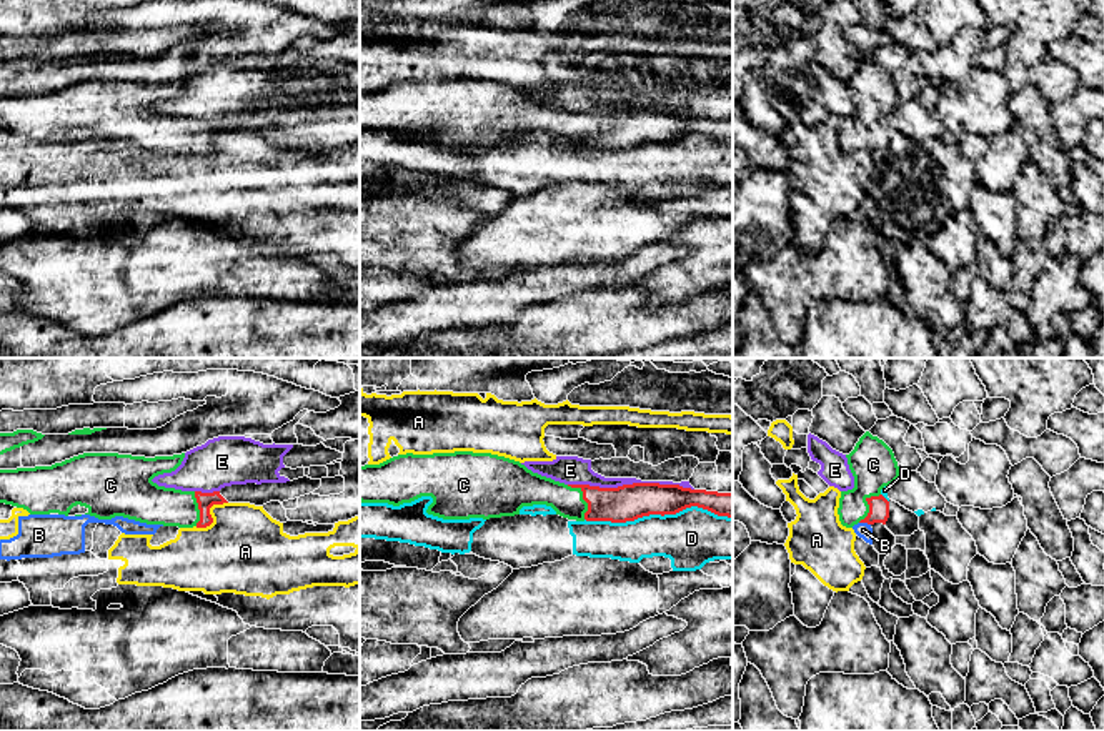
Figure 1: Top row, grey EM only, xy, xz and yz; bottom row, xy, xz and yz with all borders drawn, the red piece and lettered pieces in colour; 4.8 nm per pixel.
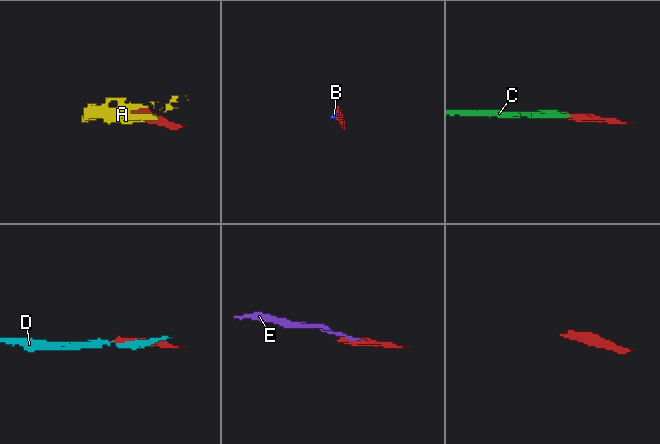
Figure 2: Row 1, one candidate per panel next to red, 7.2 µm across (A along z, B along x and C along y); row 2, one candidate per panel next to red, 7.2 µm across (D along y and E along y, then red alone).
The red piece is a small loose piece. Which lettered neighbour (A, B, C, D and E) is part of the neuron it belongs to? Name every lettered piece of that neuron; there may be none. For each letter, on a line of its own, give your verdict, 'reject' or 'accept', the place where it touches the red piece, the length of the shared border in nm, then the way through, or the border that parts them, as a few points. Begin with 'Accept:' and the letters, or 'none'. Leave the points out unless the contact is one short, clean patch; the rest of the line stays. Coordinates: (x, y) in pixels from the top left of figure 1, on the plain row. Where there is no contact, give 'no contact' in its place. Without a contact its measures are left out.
Accept: C
A: reject; meets red in xy at (210, 142); contact 200 nm long
B: reject; meets red in yz at (865, 149); contact 60 nm long; border along yz (860, 149), (870, 152)
C: accept; meets red in xz at (583, 125); contact 190 nm long
D: reject; meets red in xz at (658, 140); contact 700 nm long
E: reject; meets red in xz at (631, 112); contact 600 nm long

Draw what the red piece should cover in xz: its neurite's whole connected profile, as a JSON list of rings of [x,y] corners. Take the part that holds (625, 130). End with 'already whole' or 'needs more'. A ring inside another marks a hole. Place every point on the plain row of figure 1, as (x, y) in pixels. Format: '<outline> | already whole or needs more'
[[[473,78],[398,82],[380,92],[360,93],[360,128],[400,133],[431,123],[426,140],[443,147],[501,145],[520,142],[523,133],[546,132],[556,142],[576,148],[626,150],[649,142],[676,142],[698,133],[733,145],[733,120],[691,117],[679,112],[633,110],[618,115],[564,112],[533,100],[520,88]]] | needs more

